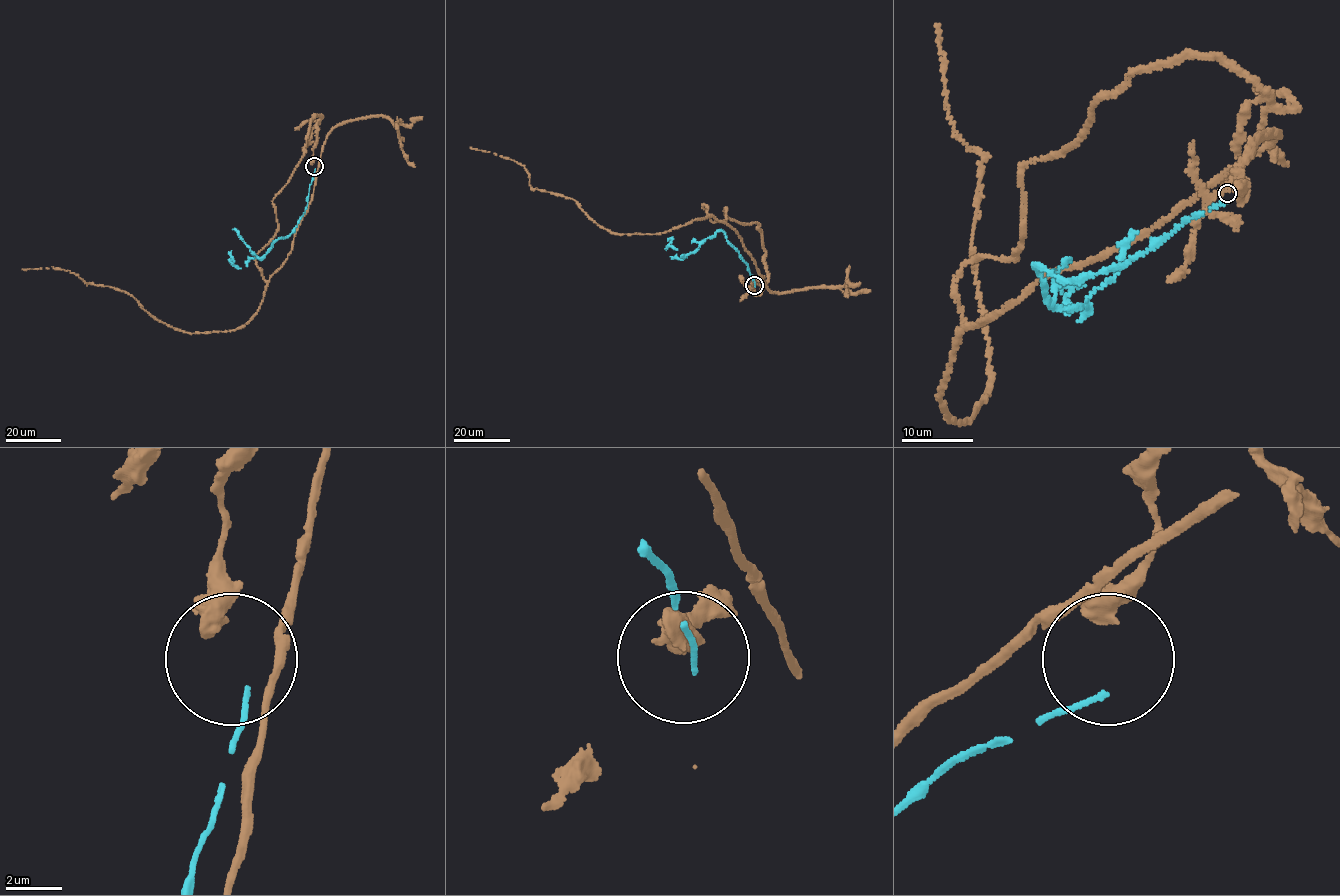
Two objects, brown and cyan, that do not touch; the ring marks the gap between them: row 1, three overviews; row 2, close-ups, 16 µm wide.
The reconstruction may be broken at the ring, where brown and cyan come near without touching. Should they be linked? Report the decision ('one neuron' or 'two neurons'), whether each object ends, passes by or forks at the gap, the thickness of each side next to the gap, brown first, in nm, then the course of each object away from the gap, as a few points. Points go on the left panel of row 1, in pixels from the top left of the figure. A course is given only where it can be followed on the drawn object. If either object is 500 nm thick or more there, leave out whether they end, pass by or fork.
two neurons; 650 nm thick on the brown side, 180 nm on the other; brown runs (312, 163), (320, 115), (272, 202), (263, 299), (234, 329), (185, 332), (68, 270), (21, 269); cyan runs (315, 168), (307, 205), (289, 236), (241, 268), (233, 265), (231, 250)

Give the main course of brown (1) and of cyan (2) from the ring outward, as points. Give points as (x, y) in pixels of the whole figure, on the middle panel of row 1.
1: (753, 283), (757, 223), (705, 204), (611, 232), (469, 147)
2: (755, 286), (748, 266), (722, 231), (716, 232), (684, 257), (670, 245), (671, 239)

